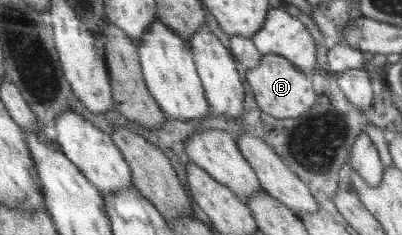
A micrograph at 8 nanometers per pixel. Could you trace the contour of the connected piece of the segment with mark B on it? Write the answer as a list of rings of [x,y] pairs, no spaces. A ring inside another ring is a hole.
[[[267,54],[260,58],[258,66],[247,71],[245,76],[258,107],[268,115],[278,119],[298,117],[317,103],[317,95],[310,78],[299,71],[292,62],[277,54]]]

